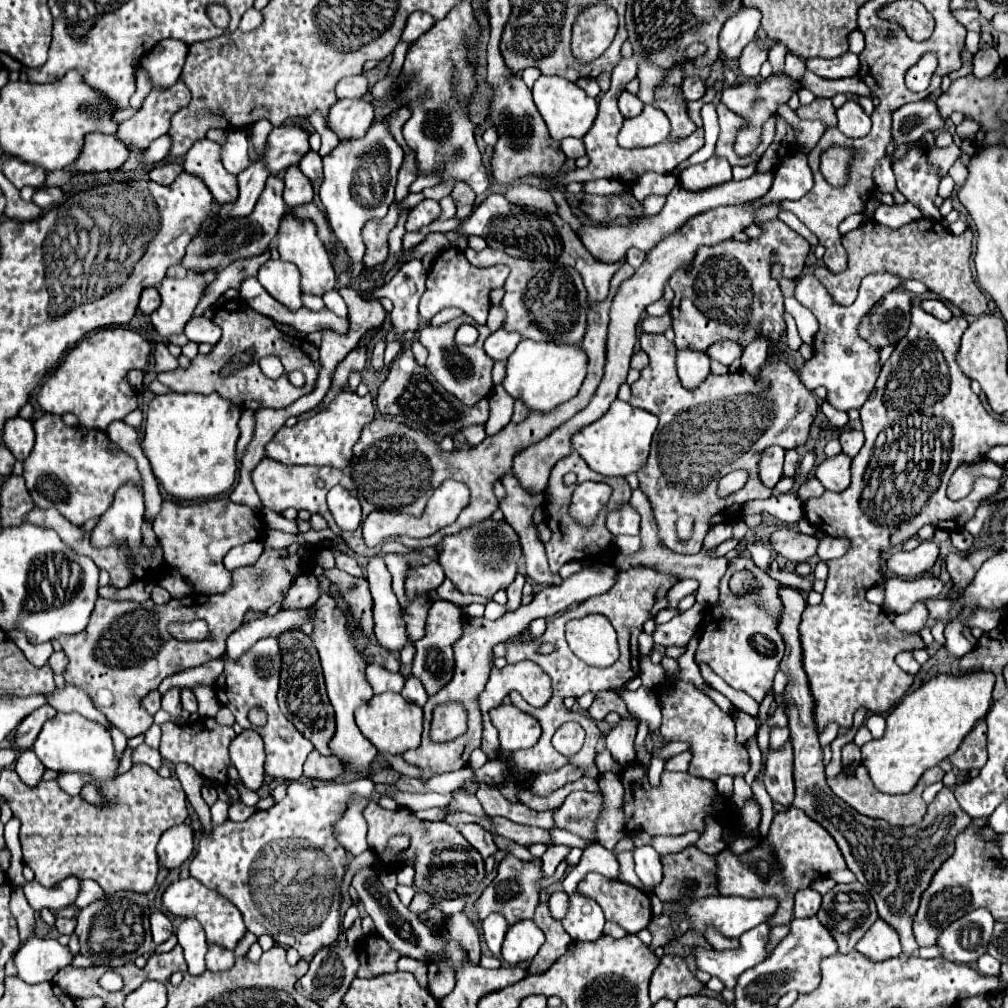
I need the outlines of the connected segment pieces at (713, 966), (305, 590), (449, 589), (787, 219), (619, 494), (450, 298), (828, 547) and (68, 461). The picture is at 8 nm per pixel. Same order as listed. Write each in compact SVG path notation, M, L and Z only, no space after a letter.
M761 923L741 935L741 947L735 951L703 949L697 945L697 947L691 947L691 953L699 971L707 971L709 975L719 977L725 989L733 989L735 979L745 969L753 967L755 963L767 957L763 949L767 943L767 935L769 935L769 925Z
M301 575L291 585L291 591L281 603L281 609L305 609L307 605L313 605L319 599L319 581L315 575Z
M445 577L445 581L436 589L436 593L441 599L457 603L457 605L469 605L469 603L487 603L489 599L485 597L475 597L475 595L463 595L455 589L455 585Z
M781 211L781 213L779 213L779 219L781 219L783 223L787 223L795 233L799 233L801 237L805 237L805 239L811 243L811 247L817 247L817 245L819 245L819 239L817 239L817 237L815 237L815 235L813 235L813 233L811 233L811 231L793 215L793 213Z
M599 477L599 481L605 481L613 489L613 495L607 503L609 511L619 511L619 507L625 505L631 499L631 489L629 489L625 479L603 479L603 477Z
M449 247L447 251L439 253L433 265L431 275L427 277L427 289L421 297L419 303L419 315L427 321L431 321L433 315L437 315L445 307L457 307L465 315L473 317L477 323L487 321L489 313L489 291L495 287L501 287L505 279L509 277L509 267L507 265L491 265L491 267L475 267L471 265L461 249Z
M817 533L817 537L821 537L821 545L817 549L817 555L823 559L823 561L829 561L833 557L841 557L845 551L847 551L847 541L841 541L841 539L833 539L825 533Z
M45 413L39 419L35 419L35 447L25 459L25 471L23 477L27 481L27 489L35 501L37 507L41 509L57 509L65 519L69 519L73 525L83 525L85 521L103 515L117 493L119 487L125 483L133 483L137 487L143 487L141 473L137 469L137 463L131 455L127 455L119 445L115 445L105 431L99 429L83 429L83 427L67 427L59 415Z

